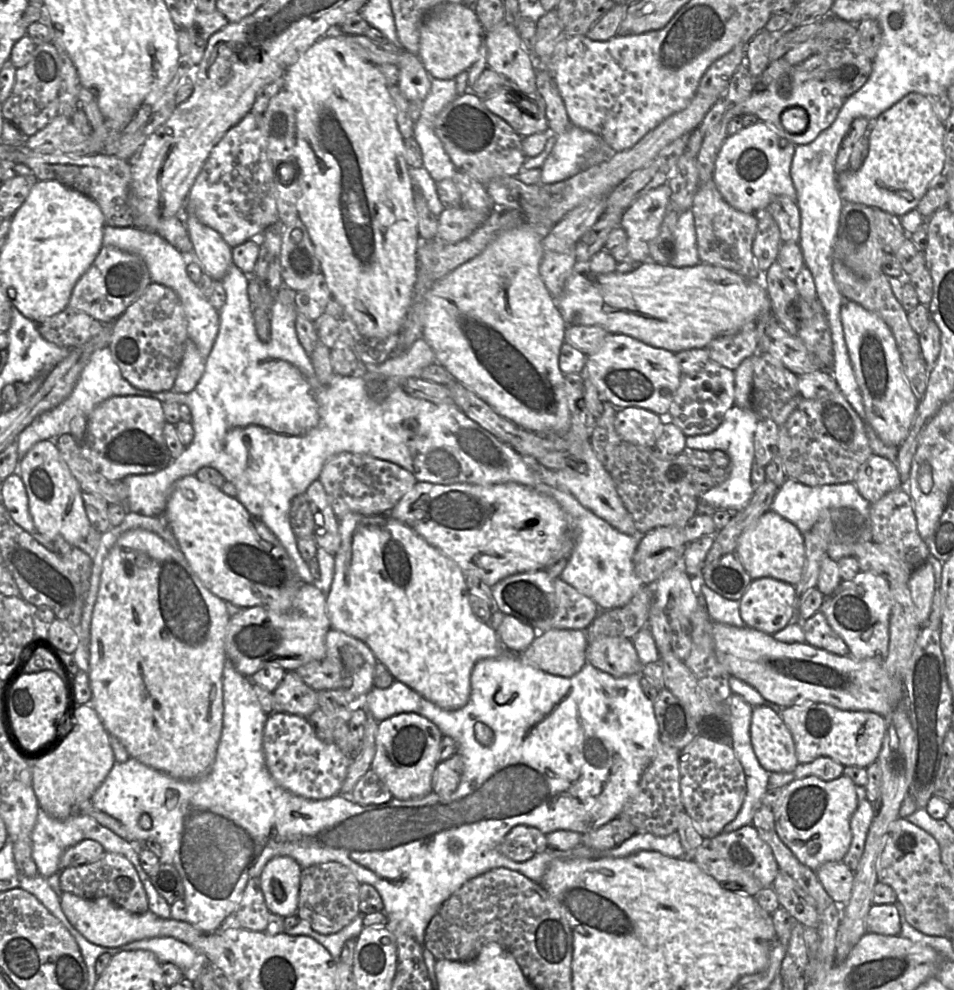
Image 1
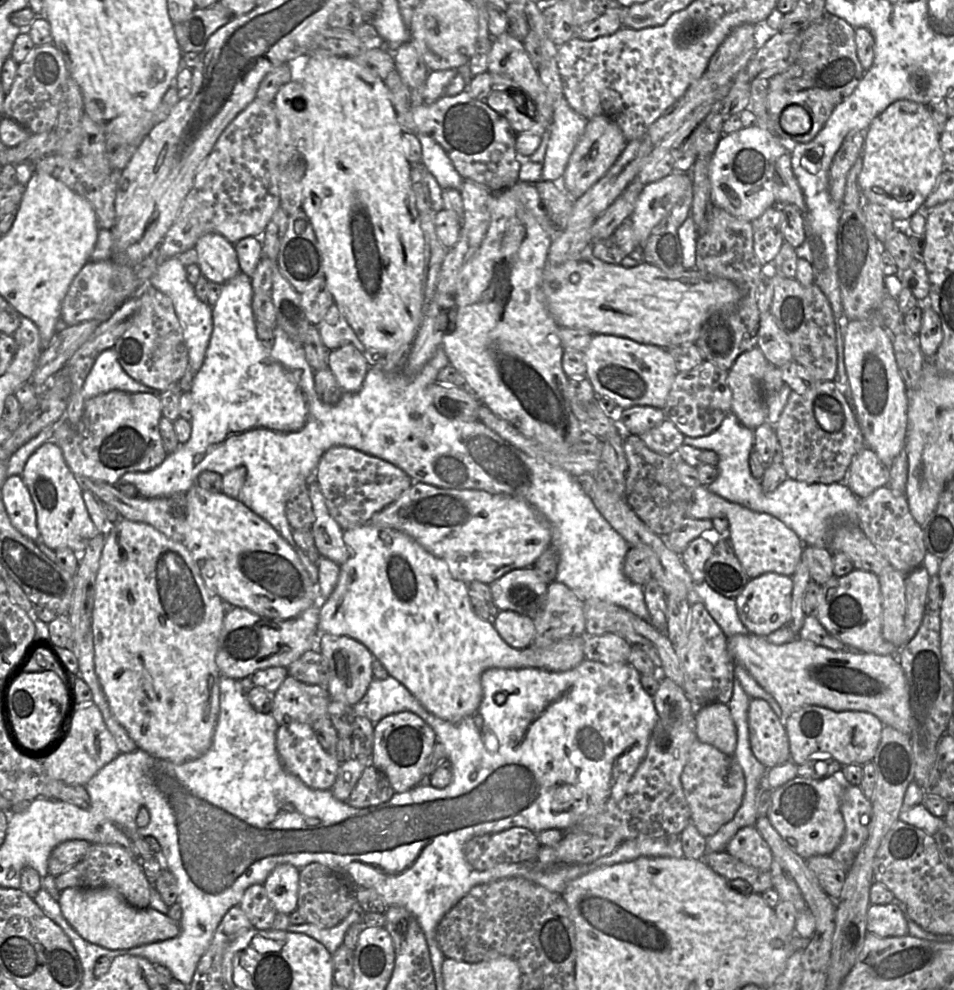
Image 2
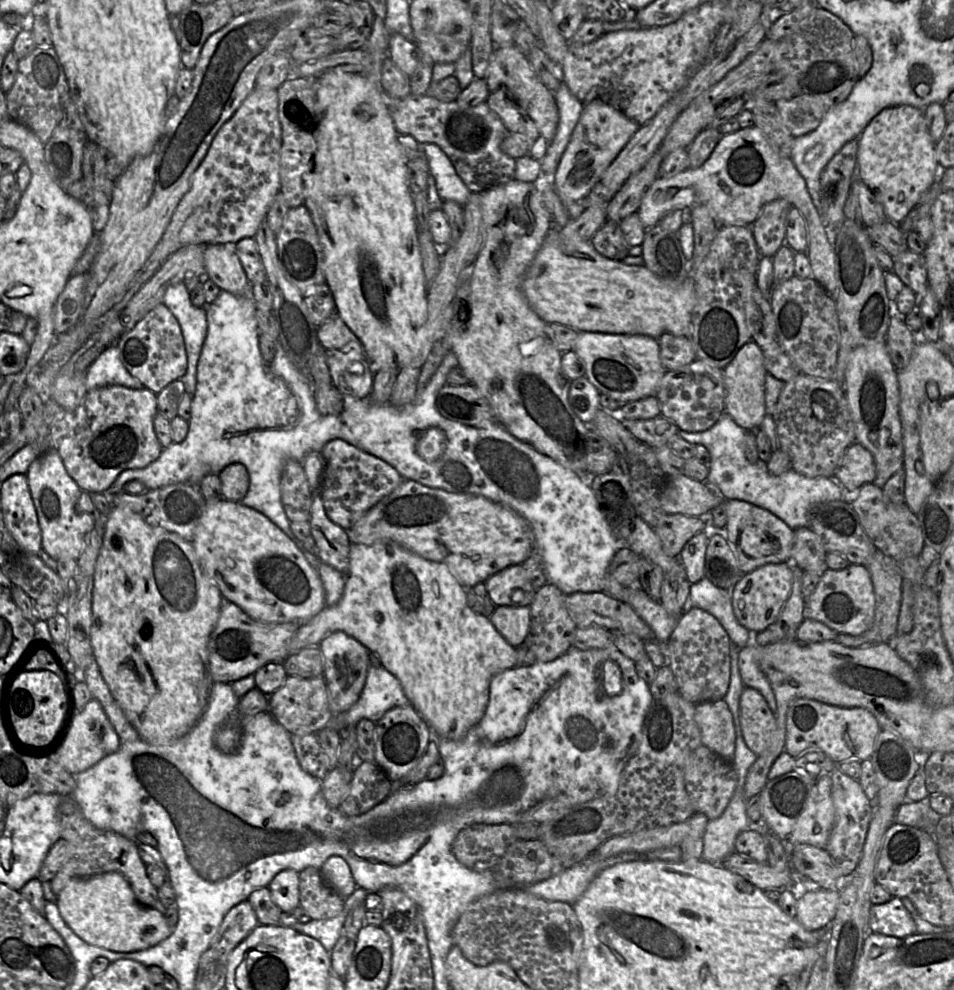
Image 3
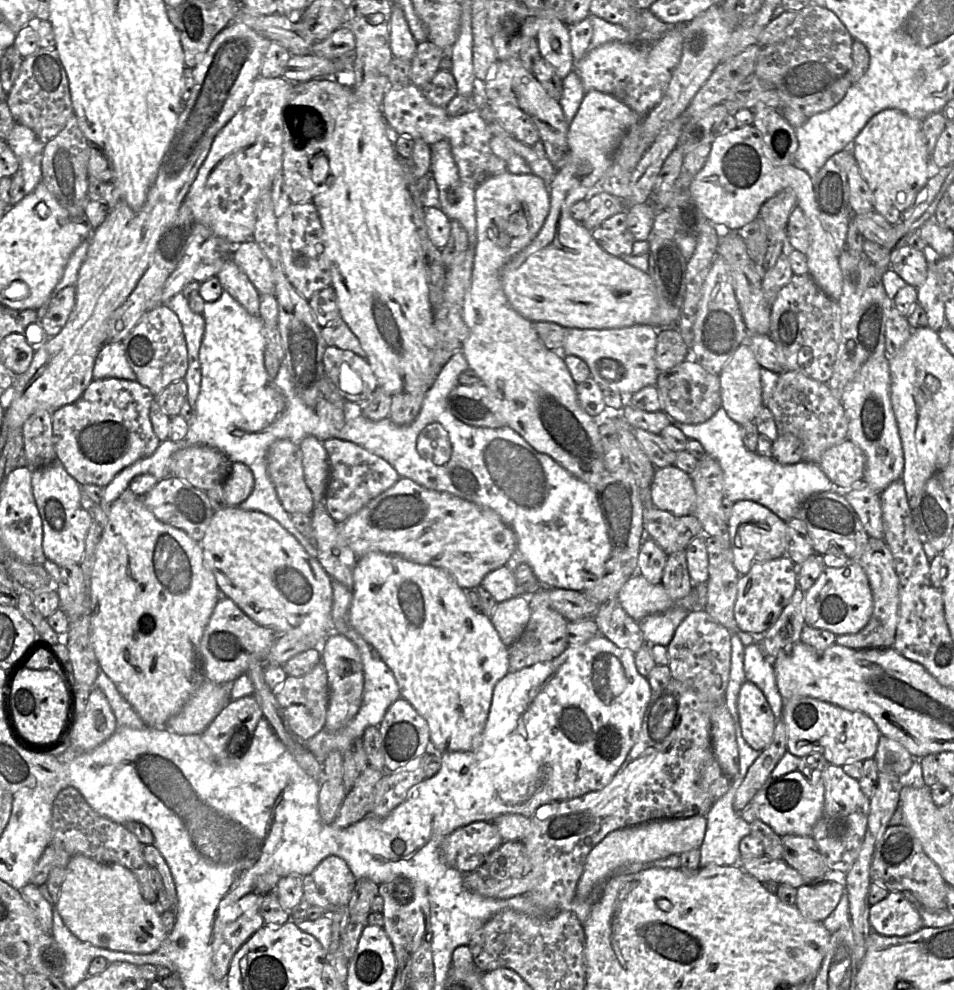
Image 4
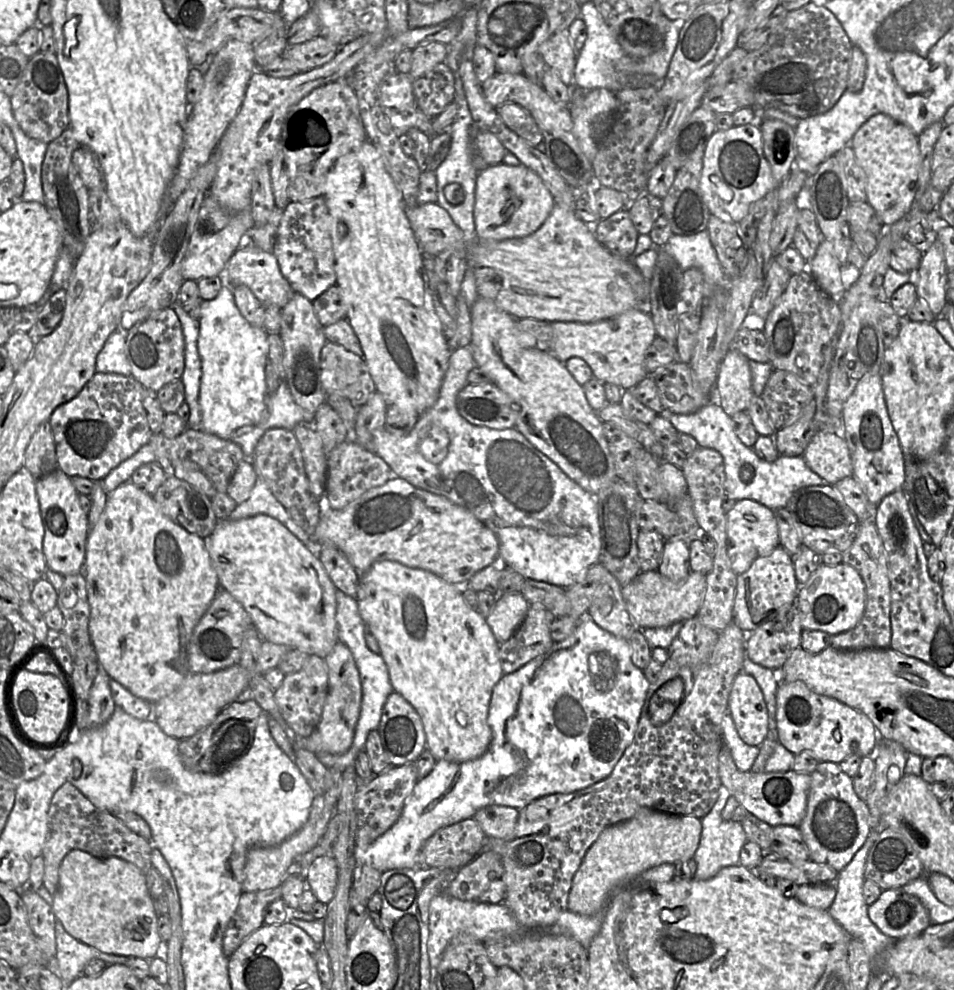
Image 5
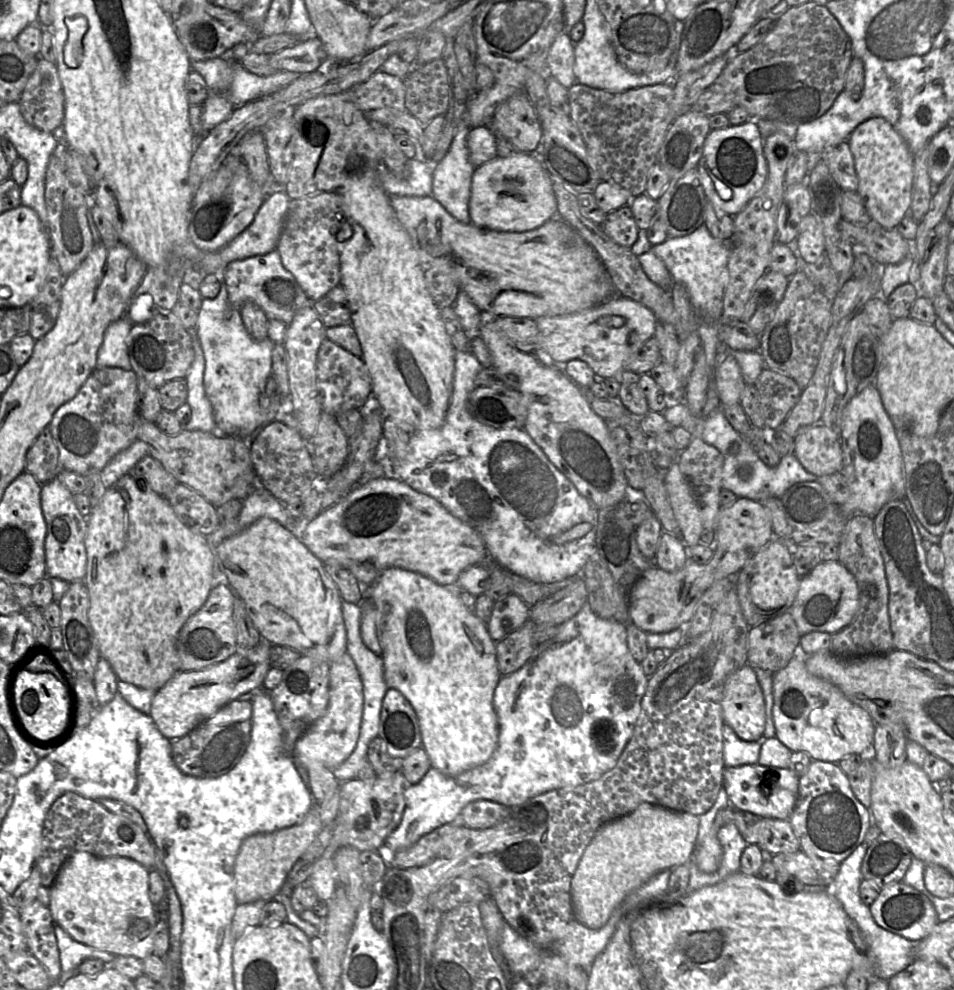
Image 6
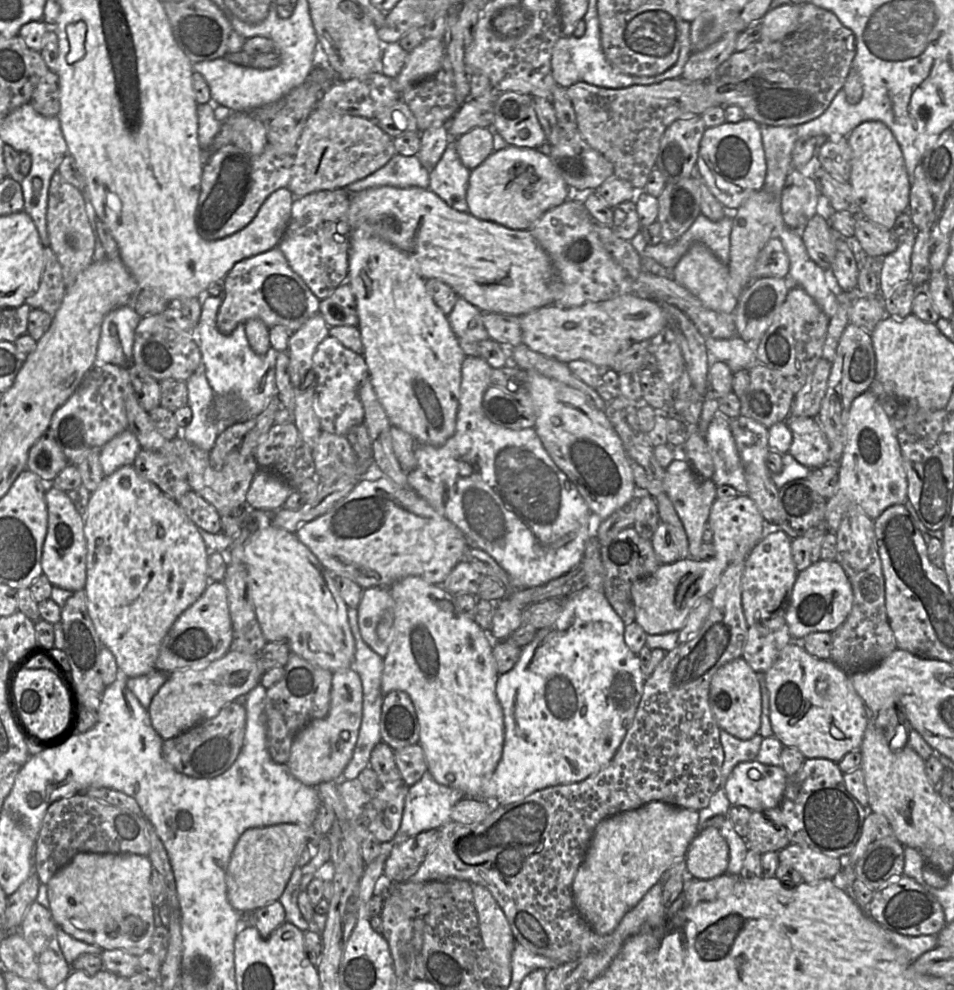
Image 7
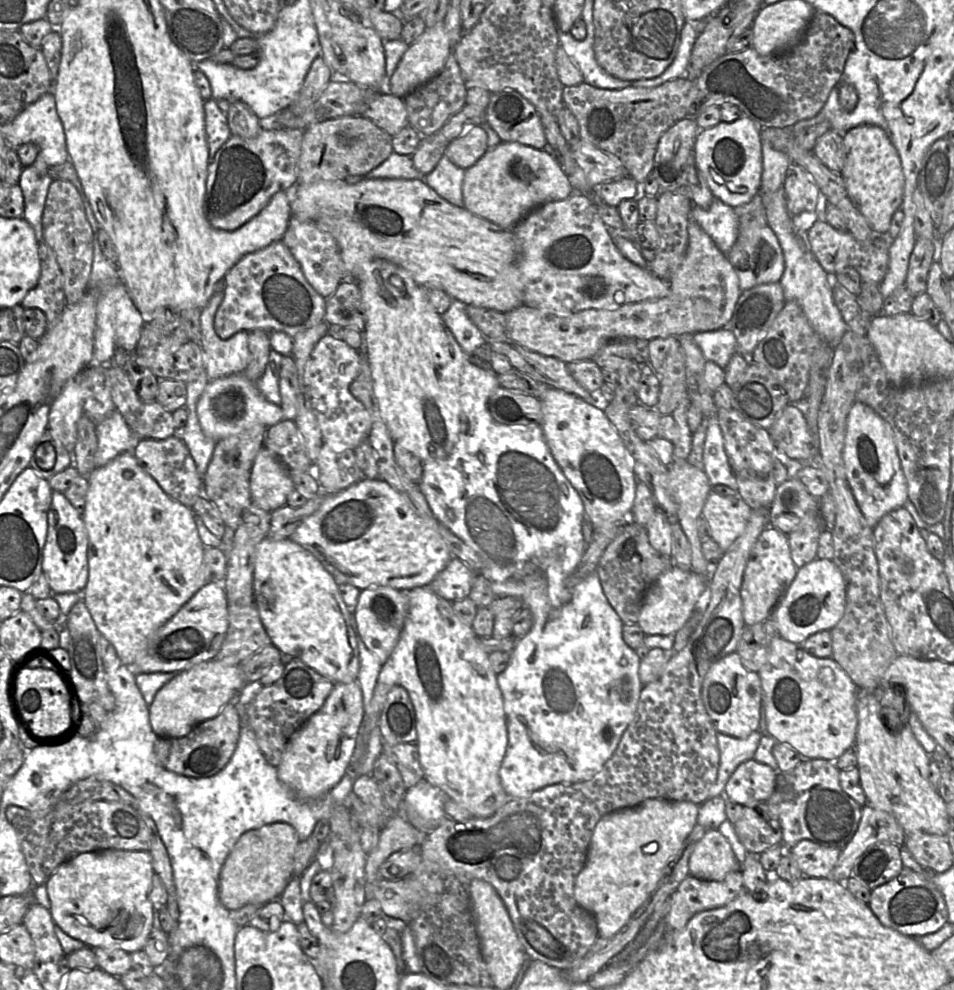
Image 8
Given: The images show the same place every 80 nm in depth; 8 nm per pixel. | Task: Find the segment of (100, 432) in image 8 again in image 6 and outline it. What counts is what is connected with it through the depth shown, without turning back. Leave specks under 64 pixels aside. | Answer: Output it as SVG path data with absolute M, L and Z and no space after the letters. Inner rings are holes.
M139 439L116 454L101 471L105 488L113 486L122 476L130 473L137 462L146 455L149 455L148 445Z

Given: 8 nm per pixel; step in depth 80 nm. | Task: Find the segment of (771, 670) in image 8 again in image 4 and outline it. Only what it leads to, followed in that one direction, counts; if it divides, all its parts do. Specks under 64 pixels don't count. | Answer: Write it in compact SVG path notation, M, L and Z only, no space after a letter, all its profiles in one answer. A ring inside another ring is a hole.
M808 696L794 697L785 702L783 718L787 727L787 750L790 753L801 758L818 752L830 764L841 767L851 761L874 758L881 736L876 723L867 714Z

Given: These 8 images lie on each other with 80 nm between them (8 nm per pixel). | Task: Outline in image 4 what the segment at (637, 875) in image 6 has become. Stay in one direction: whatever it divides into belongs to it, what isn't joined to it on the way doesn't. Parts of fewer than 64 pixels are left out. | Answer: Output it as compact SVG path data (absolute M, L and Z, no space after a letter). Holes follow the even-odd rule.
M695 815L689 818L659 819L628 826L610 832L588 854L582 875L577 883L576 898L586 899L598 886L617 873L617 869L634 862L650 862L670 855L699 849L707 828L707 818Z

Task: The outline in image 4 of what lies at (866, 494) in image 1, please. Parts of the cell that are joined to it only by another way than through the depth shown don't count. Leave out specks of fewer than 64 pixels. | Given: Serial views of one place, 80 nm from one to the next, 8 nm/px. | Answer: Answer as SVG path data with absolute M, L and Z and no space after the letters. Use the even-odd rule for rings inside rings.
M846 439L827 449L821 457L819 466L836 485L850 488L863 480L866 457L862 449L853 441Z

